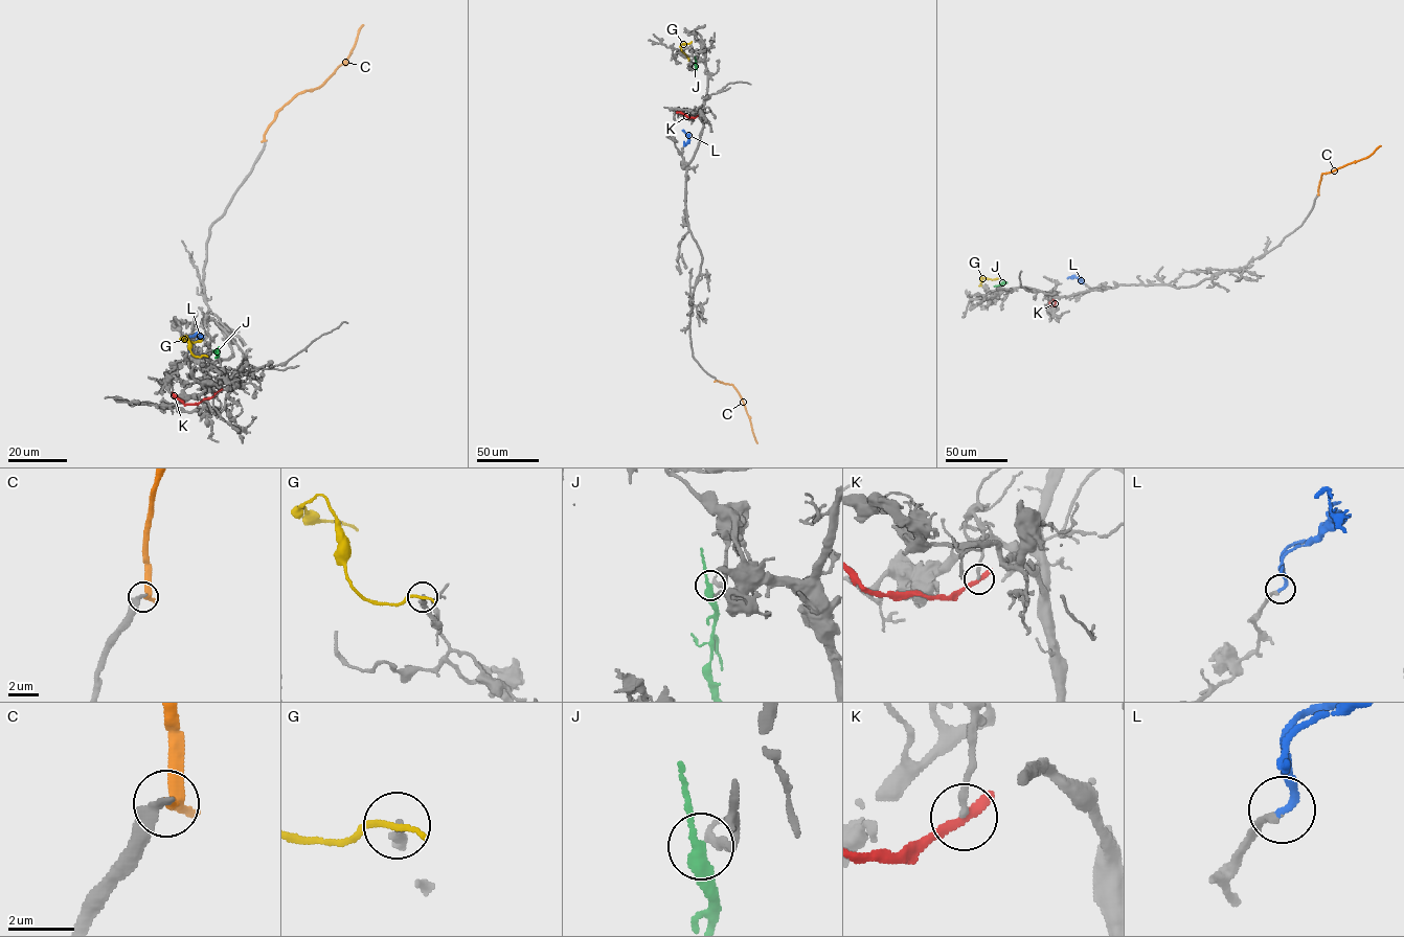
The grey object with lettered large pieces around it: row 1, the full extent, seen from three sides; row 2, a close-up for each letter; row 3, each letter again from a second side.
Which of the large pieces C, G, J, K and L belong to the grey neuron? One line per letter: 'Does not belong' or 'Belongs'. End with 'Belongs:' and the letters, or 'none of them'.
C: Does not belong
G: Does not belong
J: Belongs
K: Does not belong
L: Belongs
Belongs: J, L

